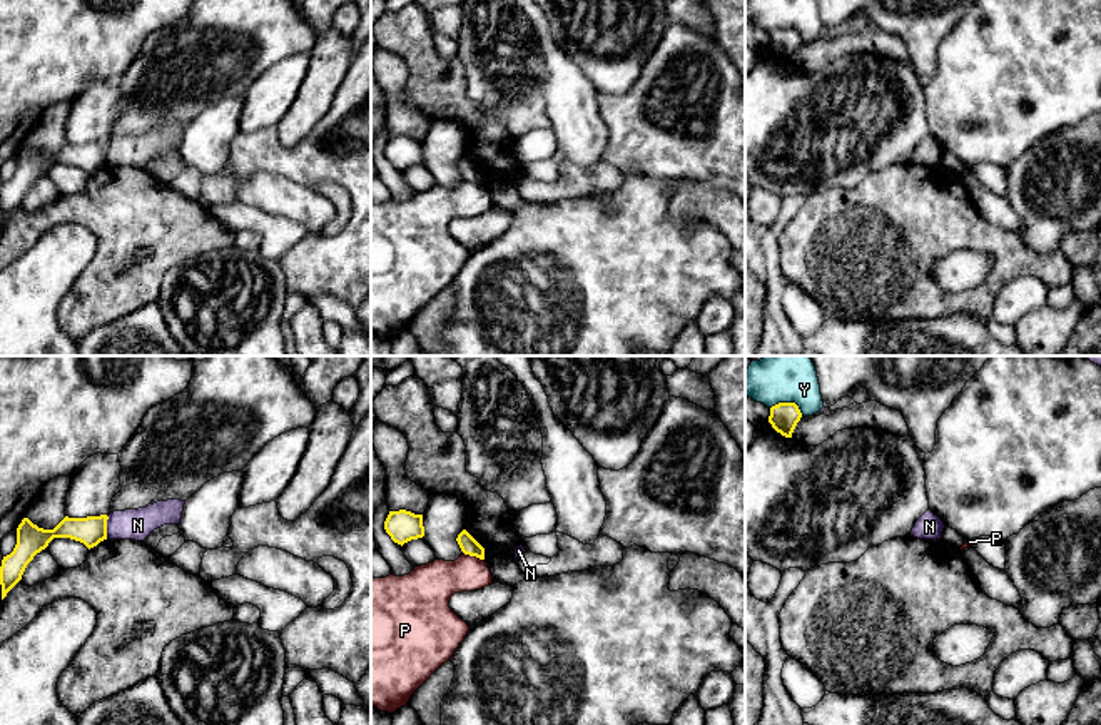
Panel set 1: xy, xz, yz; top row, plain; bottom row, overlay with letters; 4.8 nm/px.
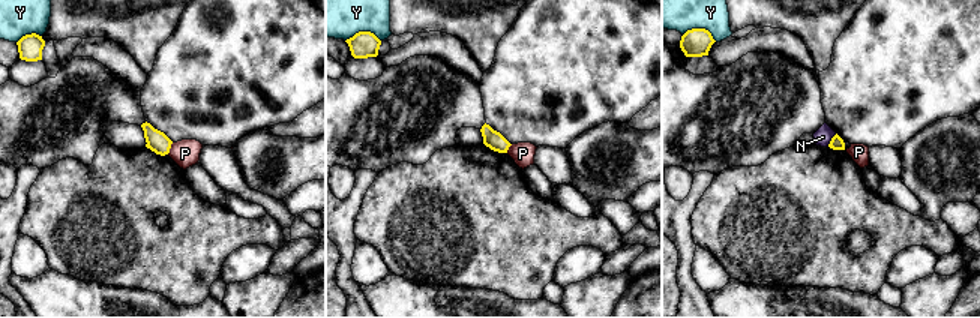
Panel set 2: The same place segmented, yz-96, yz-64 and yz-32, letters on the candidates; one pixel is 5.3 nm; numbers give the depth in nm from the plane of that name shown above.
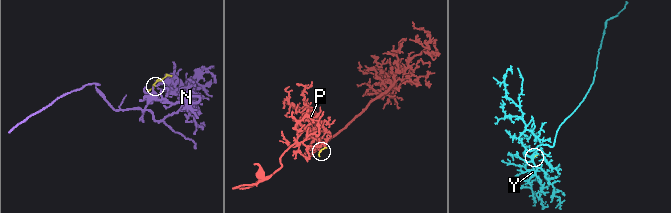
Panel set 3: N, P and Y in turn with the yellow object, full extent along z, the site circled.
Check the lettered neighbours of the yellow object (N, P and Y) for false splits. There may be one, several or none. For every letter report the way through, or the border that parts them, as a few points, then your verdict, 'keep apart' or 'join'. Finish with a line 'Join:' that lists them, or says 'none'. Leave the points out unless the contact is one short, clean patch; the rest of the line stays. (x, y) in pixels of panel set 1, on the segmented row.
N: border along xy (109, 517), (106, 537); keep apart
P: keep apart
Y: keep apart
Join: none

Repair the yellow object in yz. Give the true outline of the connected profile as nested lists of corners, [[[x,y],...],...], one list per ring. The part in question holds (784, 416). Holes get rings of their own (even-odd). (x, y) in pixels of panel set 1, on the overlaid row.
[[[779,403],[770,408],[769,423],[782,436],[792,438],[792,433],[800,418],[802,413],[795,403]]]

